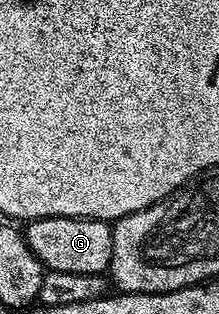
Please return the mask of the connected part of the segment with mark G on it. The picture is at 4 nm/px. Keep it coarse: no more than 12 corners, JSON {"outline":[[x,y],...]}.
{"outline":[[34,218],[23,233],[45,270],[105,274],[112,225]]}

